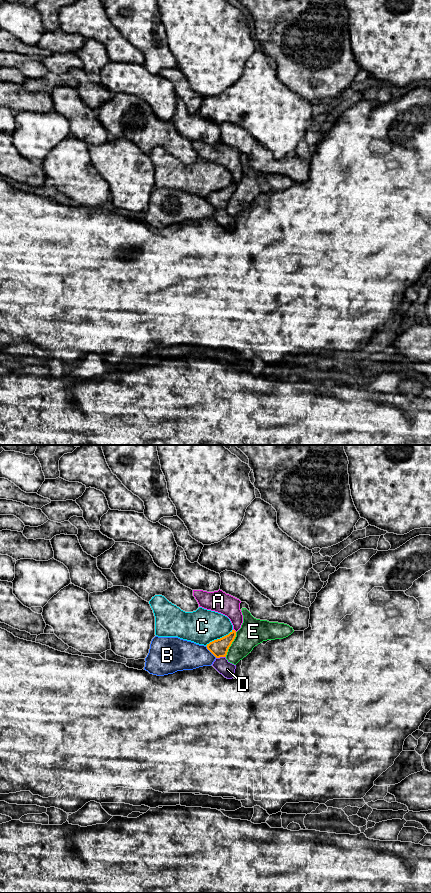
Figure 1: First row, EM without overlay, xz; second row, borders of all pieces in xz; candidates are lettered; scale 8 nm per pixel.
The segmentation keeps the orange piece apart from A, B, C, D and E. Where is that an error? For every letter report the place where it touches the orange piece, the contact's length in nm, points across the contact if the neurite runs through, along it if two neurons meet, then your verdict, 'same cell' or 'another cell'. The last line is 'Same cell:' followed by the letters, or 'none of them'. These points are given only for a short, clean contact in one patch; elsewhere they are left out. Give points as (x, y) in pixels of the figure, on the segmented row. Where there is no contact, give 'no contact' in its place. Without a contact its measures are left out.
A: contact xz (234, 630); length 40 nm; another cell
B: contact xz (211, 652); length 130 nm; another cell
C: contact xz (220, 638); length 260 nm; another cell
D: contact xz (220, 656); length 80 nm; same cell
E: contact xz (231, 643); length 220 nm; another cell
Same cell: D

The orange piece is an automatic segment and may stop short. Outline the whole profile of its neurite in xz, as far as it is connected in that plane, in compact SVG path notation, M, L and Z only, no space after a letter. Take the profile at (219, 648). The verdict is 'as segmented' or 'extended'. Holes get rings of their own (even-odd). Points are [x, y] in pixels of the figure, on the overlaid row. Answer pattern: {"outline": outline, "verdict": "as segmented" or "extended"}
{"outline": "M232 630L228 635L214 640L207 644L207 649L216 657L212 666L225 678L232 679L234 677L236 665L230 663L226 659L229 647L236 637L236 631Z", "verdict": "extended"}

